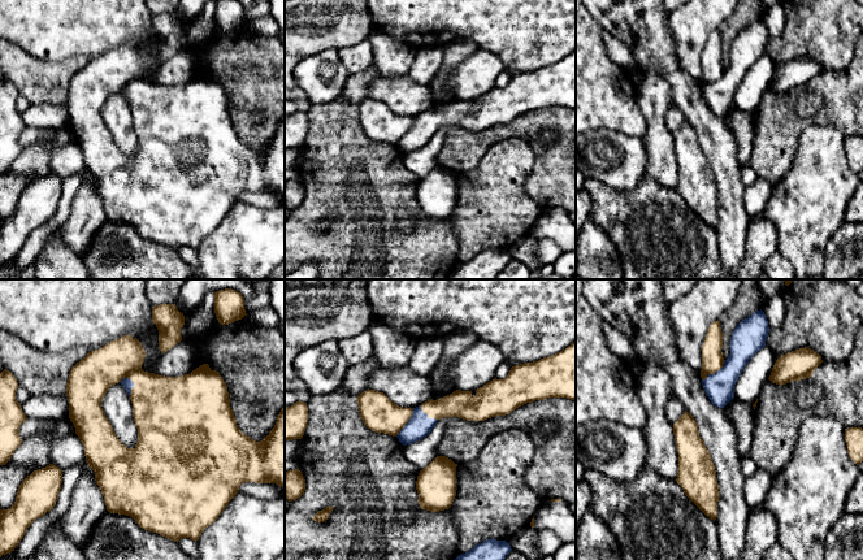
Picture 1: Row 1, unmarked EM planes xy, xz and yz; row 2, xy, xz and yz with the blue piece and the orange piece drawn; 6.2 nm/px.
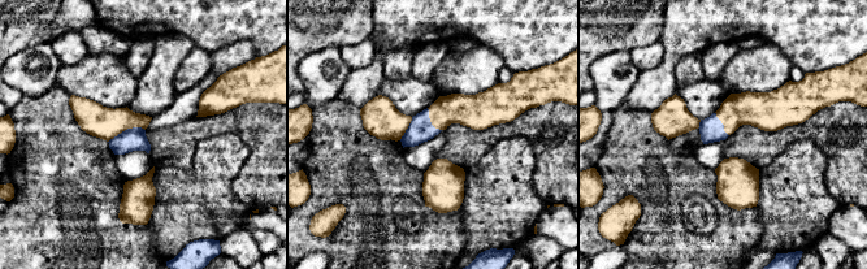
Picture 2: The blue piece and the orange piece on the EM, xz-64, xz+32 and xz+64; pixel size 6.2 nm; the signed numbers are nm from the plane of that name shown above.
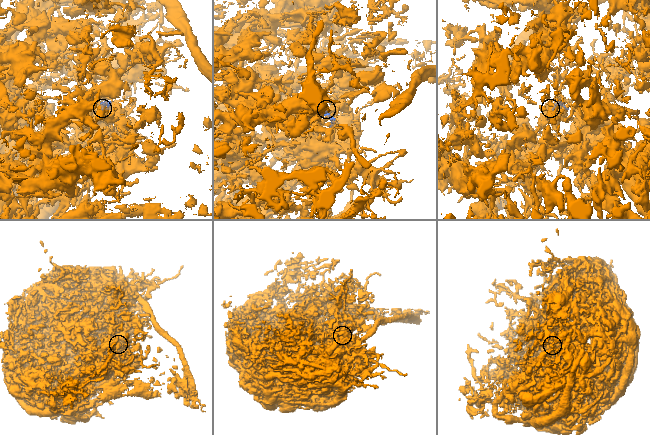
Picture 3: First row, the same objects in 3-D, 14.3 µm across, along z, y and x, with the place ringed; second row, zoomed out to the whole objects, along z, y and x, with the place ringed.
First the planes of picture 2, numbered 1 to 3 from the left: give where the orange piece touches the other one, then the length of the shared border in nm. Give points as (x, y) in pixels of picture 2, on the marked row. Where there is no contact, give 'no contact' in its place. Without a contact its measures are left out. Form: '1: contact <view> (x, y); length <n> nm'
1: contact xz-64 (128, 129); length 240 nm
2: contact xz+32 (429, 121); length 170 nm
3: contact xz+64 (722, 124); length 170 nm

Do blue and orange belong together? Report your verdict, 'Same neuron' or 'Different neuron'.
Same neuron

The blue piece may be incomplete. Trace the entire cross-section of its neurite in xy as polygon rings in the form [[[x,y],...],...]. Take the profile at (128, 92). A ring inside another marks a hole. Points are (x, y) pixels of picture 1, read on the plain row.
[[[123,44],[88,61],[71,77],[66,91],[69,127],[84,156],[87,174],[95,181],[95,190],[108,221],[130,225],[142,238],[178,252],[182,247],[198,249],[204,238],[218,227],[238,203],[242,192],[276,192],[285,197],[285,117],[281,118],[270,142],[256,151],[238,136],[227,95],[218,81],[203,73],[190,83],[165,86],[144,81],[142,78],[144,66],[142,52],[131,44]],[[118,91],[133,113],[133,126],[138,138],[134,157],[121,152],[101,117],[104,104]]]

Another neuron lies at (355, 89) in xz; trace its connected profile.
[[[373,64],[363,73],[350,74],[341,92],[341,97],[357,107],[361,101],[368,99],[368,82],[373,79],[376,73],[377,66]]]

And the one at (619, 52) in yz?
[[[603,32],[603,42],[612,62],[628,71],[634,68],[632,51],[623,40],[610,32]]]

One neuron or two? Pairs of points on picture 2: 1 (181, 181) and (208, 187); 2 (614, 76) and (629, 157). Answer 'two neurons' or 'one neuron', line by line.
1: one neuron
2: two neurons

